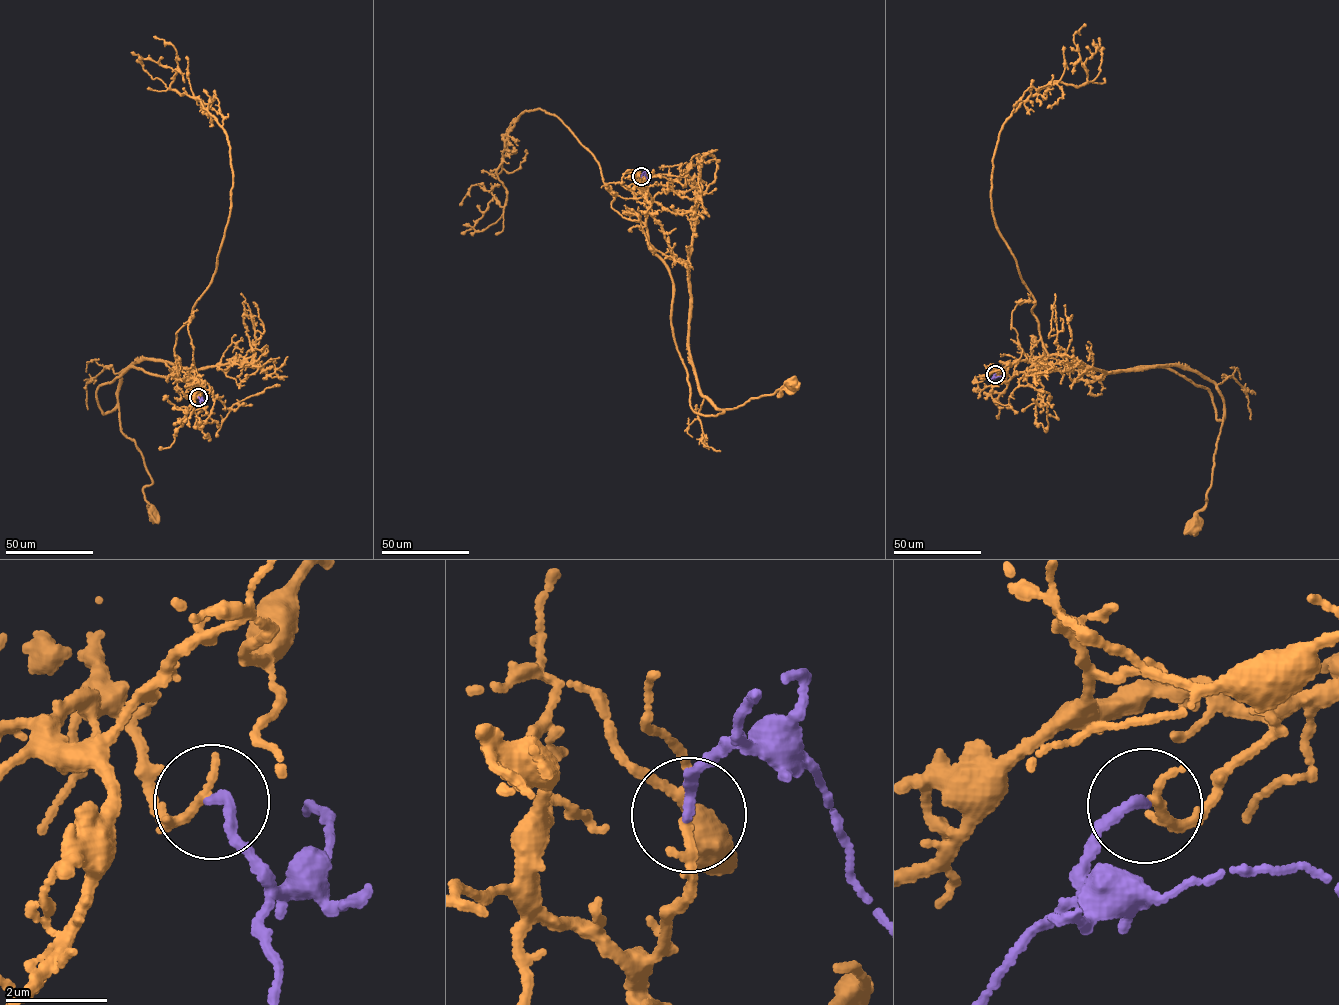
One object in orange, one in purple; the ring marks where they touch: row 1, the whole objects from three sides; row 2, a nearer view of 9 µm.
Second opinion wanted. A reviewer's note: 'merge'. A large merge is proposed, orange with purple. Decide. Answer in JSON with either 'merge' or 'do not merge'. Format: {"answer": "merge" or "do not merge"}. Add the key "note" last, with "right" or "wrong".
{"answer": "merge", "note": "right"}

